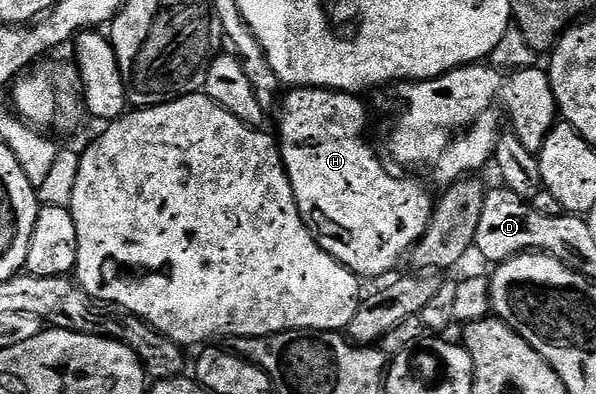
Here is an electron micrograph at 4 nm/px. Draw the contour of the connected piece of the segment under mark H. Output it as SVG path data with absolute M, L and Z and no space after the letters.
M301 86L287 91L288 95L283 95L279 103L280 110L280 134L278 141L280 143L280 155L284 161L284 167L288 173L288 179L294 192L294 200L298 204L298 212L302 216L304 223L308 225L308 230L314 235L320 247L326 251L331 258L336 258L346 269L361 279L380 278L383 274L388 274L400 262L400 257L407 255L412 247L420 241L420 238L426 232L426 228L432 219L434 209L434 198L428 195L428 190L420 182L415 182L412 178L395 178L386 167L380 163L380 158L374 151L368 147L368 142L360 138L364 134L364 129L368 126L368 110L359 102L357 95L343 90L325 90L323 86Z

